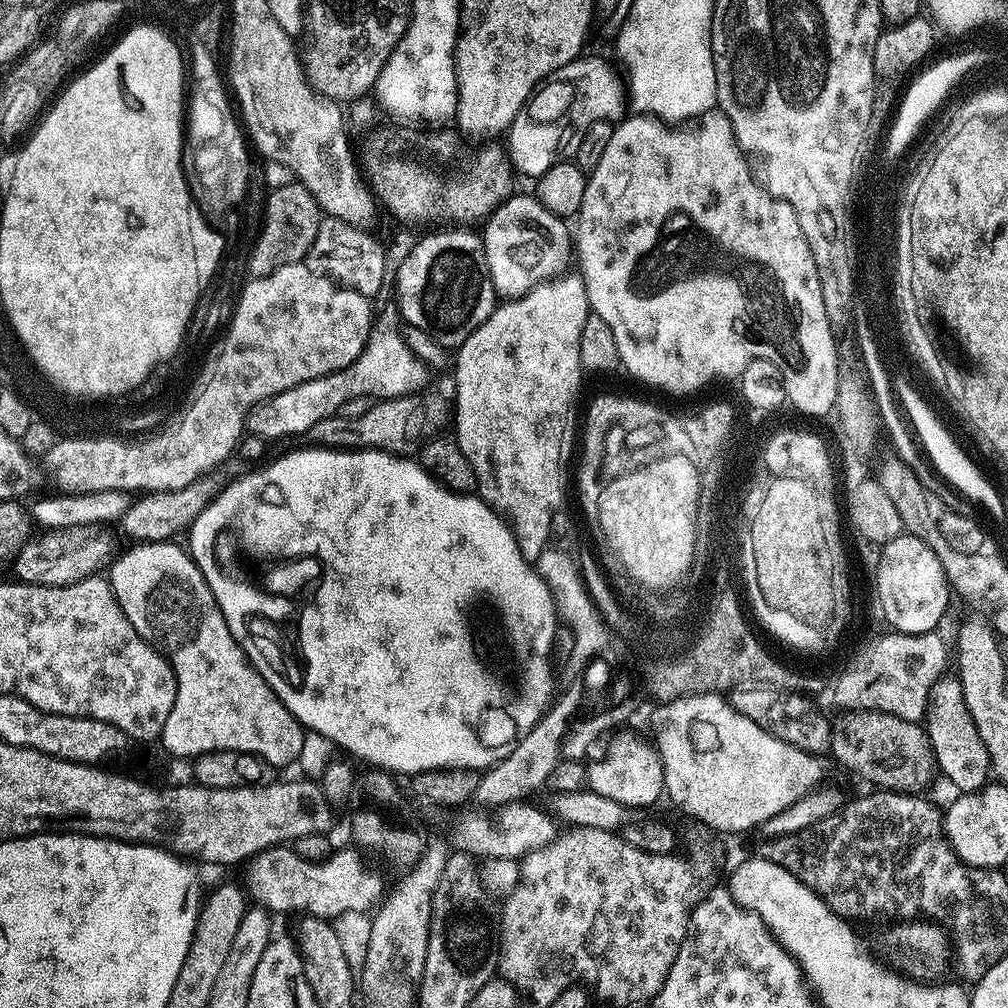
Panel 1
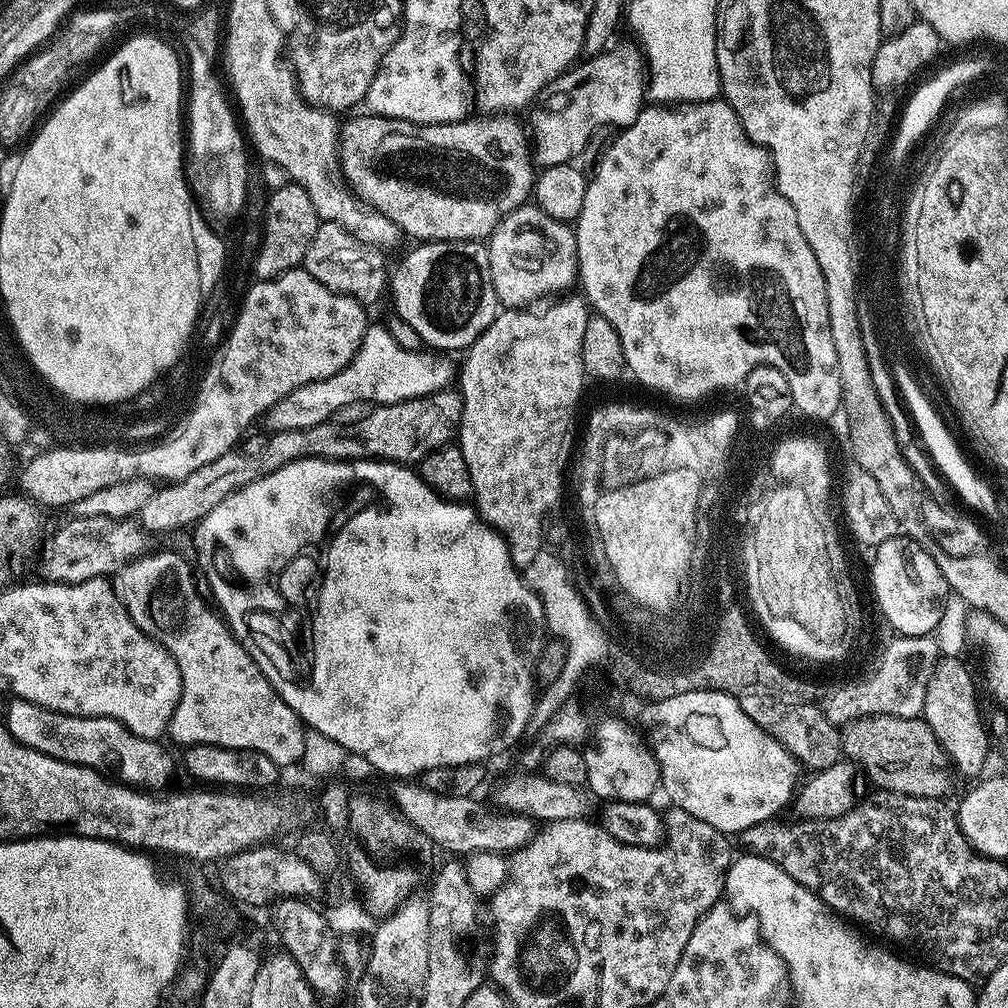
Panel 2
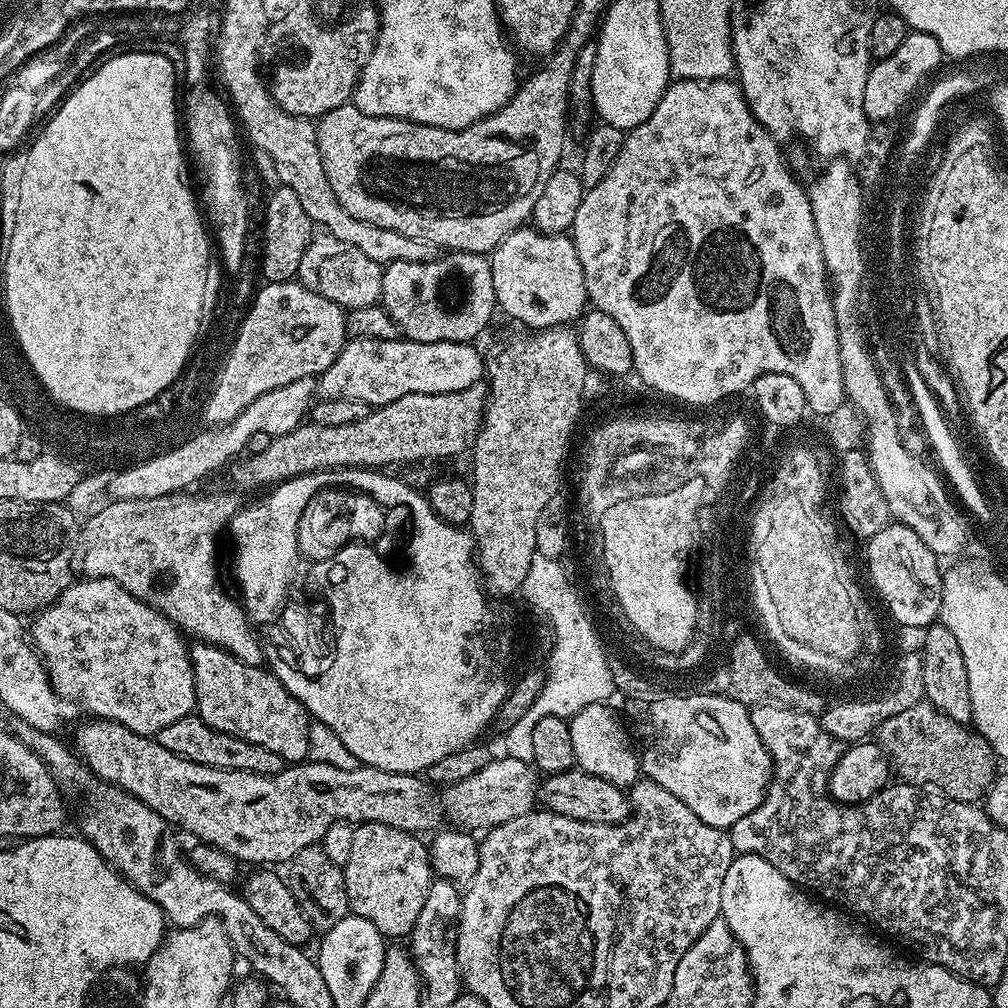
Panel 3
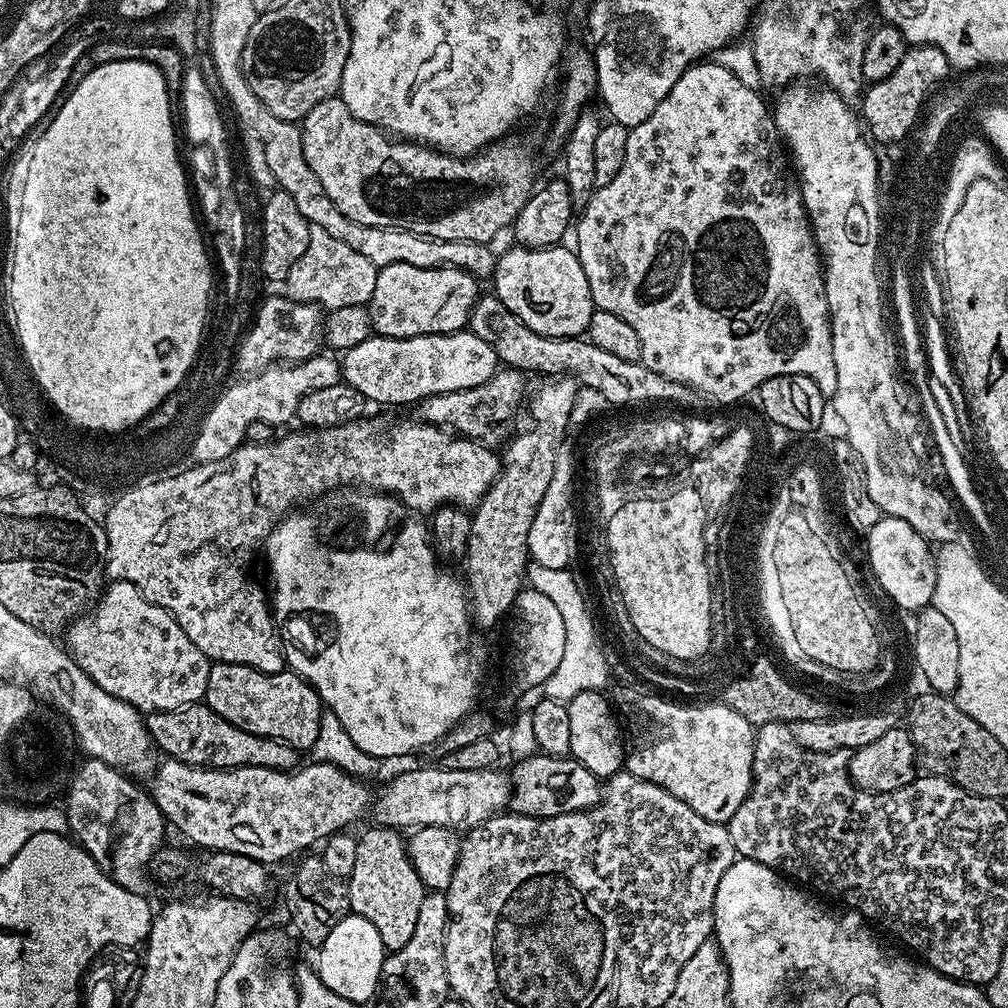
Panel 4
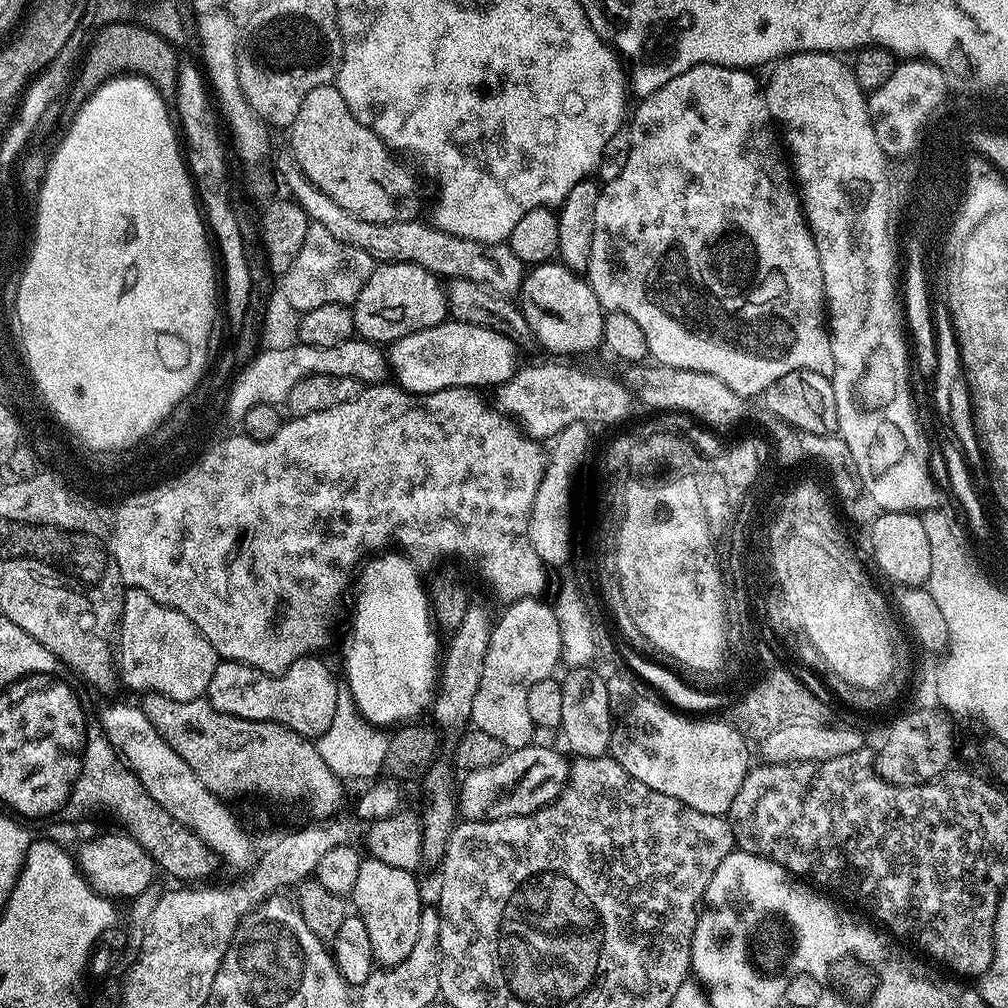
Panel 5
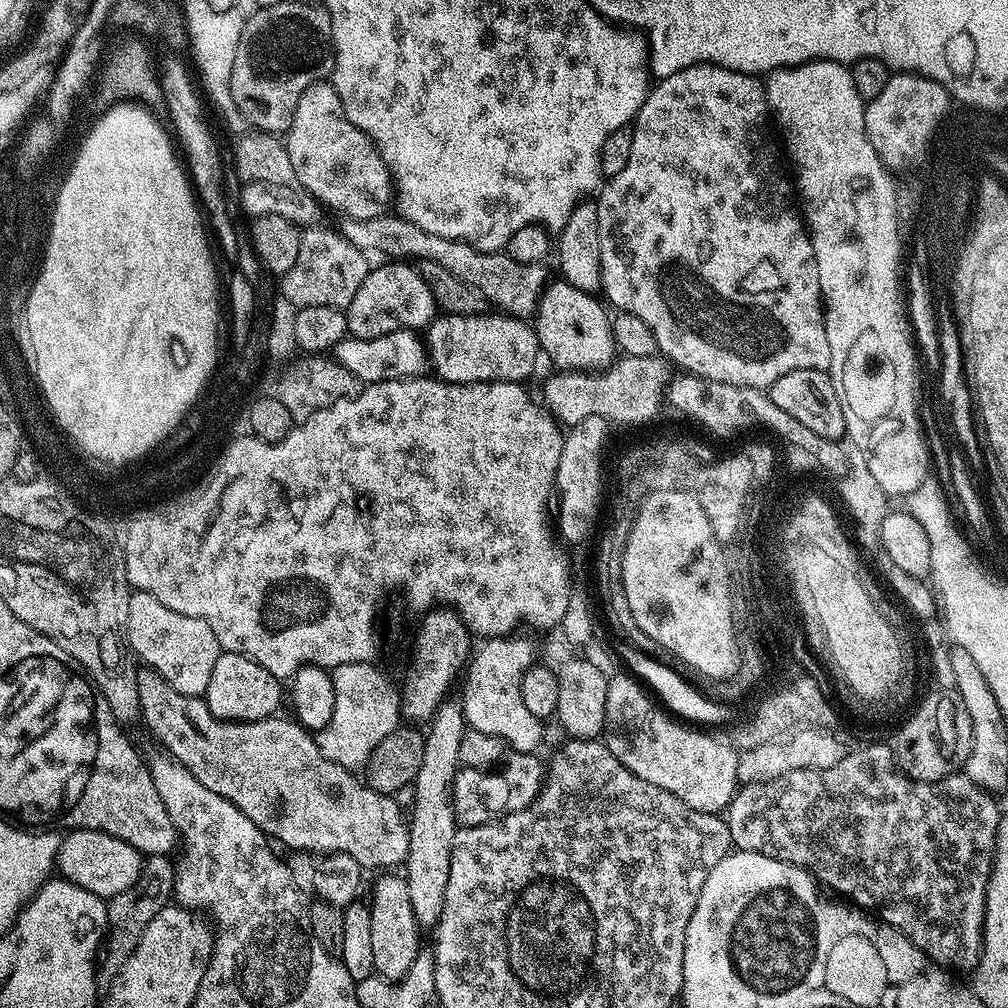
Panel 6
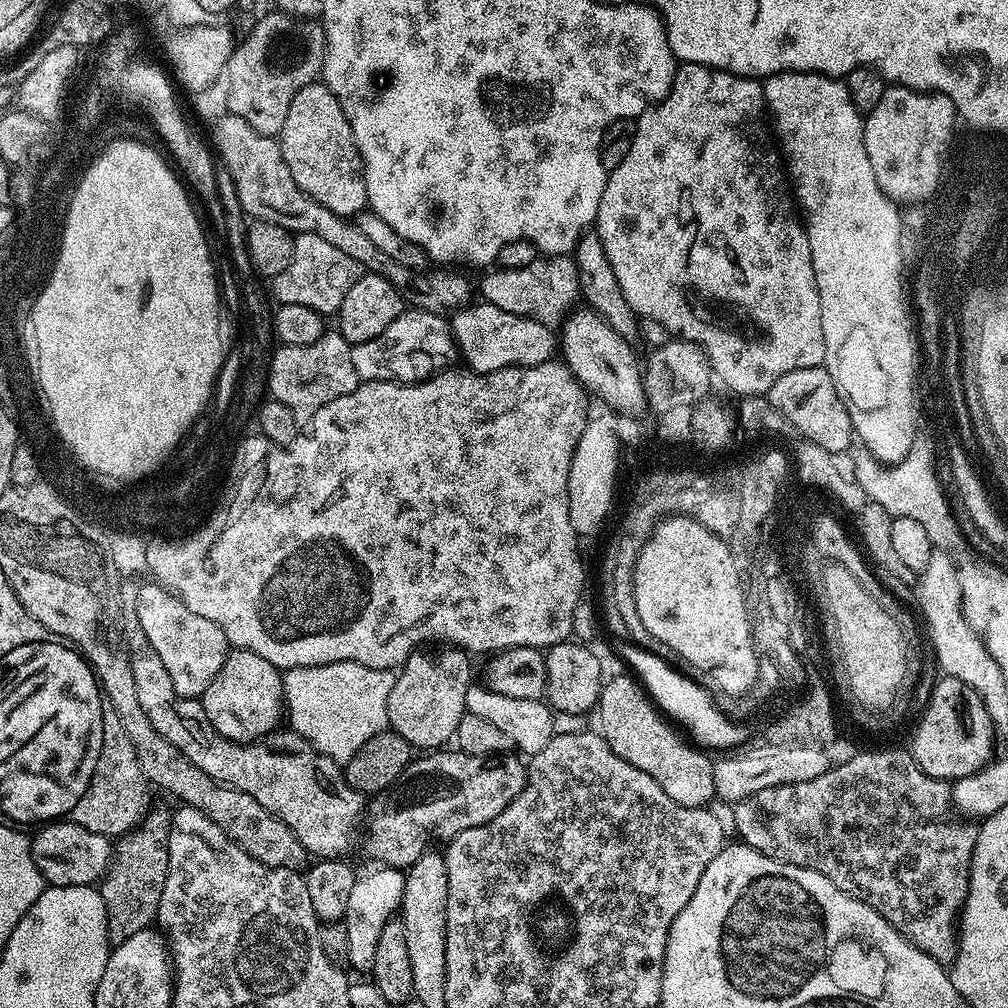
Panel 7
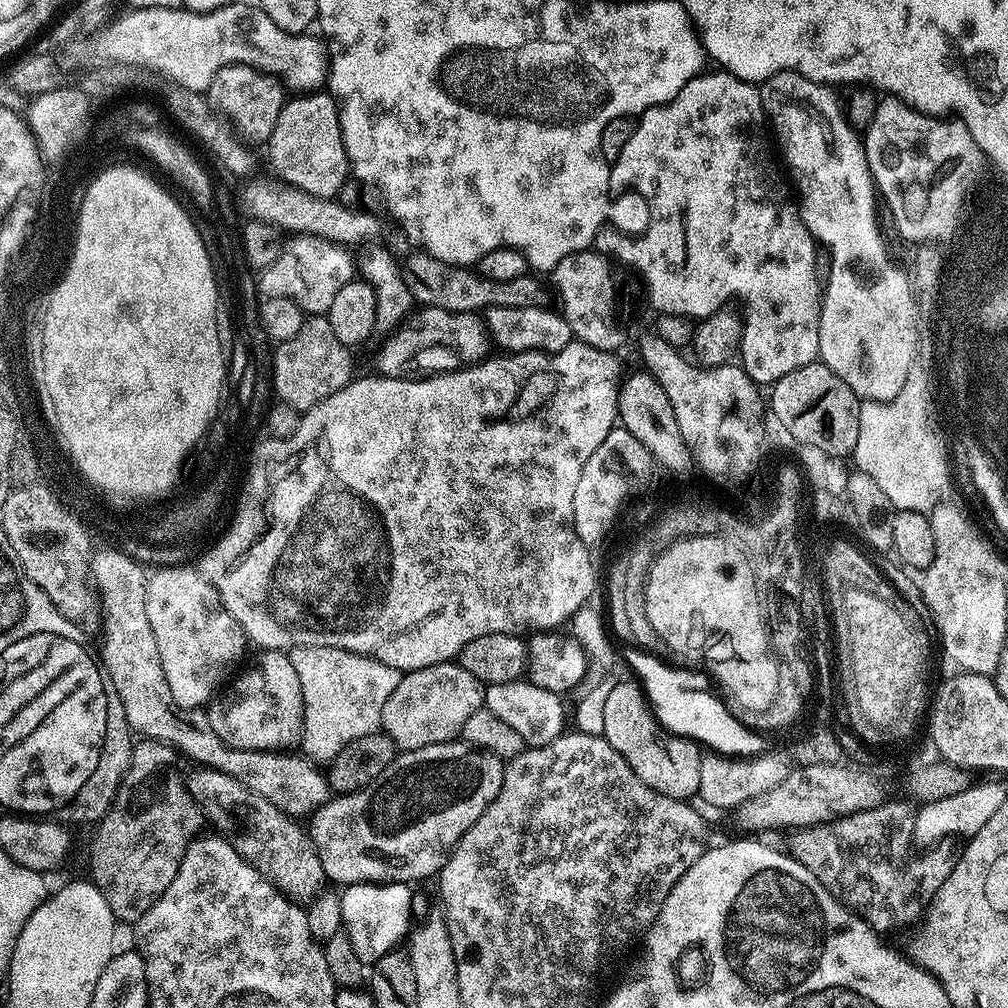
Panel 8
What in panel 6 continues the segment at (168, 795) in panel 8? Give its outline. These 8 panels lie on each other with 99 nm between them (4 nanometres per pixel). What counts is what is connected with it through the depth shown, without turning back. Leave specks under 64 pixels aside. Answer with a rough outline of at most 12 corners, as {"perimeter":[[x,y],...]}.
{"perimeter":[[168,856],[143,861],[136,885],[107,901],[95,969],[103,998],[146,926],[173,899]]}

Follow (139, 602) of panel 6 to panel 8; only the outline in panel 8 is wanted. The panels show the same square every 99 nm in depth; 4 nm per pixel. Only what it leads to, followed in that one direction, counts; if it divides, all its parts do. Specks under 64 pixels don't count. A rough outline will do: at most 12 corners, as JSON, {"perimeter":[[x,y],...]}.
{"perimeter":[[192,566],[148,576],[146,618],[179,708],[229,679],[244,631]]}

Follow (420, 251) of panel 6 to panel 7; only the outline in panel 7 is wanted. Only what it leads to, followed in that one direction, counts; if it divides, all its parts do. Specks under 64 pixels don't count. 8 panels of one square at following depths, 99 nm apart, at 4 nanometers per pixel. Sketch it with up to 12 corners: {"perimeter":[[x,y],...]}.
{"perimeter":[[538,256],[478,280],[485,301],[559,325],[579,299],[576,261]]}

